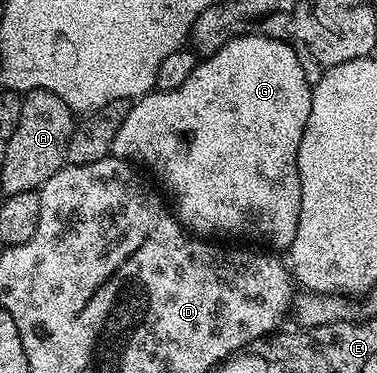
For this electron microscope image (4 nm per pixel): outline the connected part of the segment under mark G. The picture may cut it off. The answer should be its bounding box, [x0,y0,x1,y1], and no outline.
[112,35,313,253]

